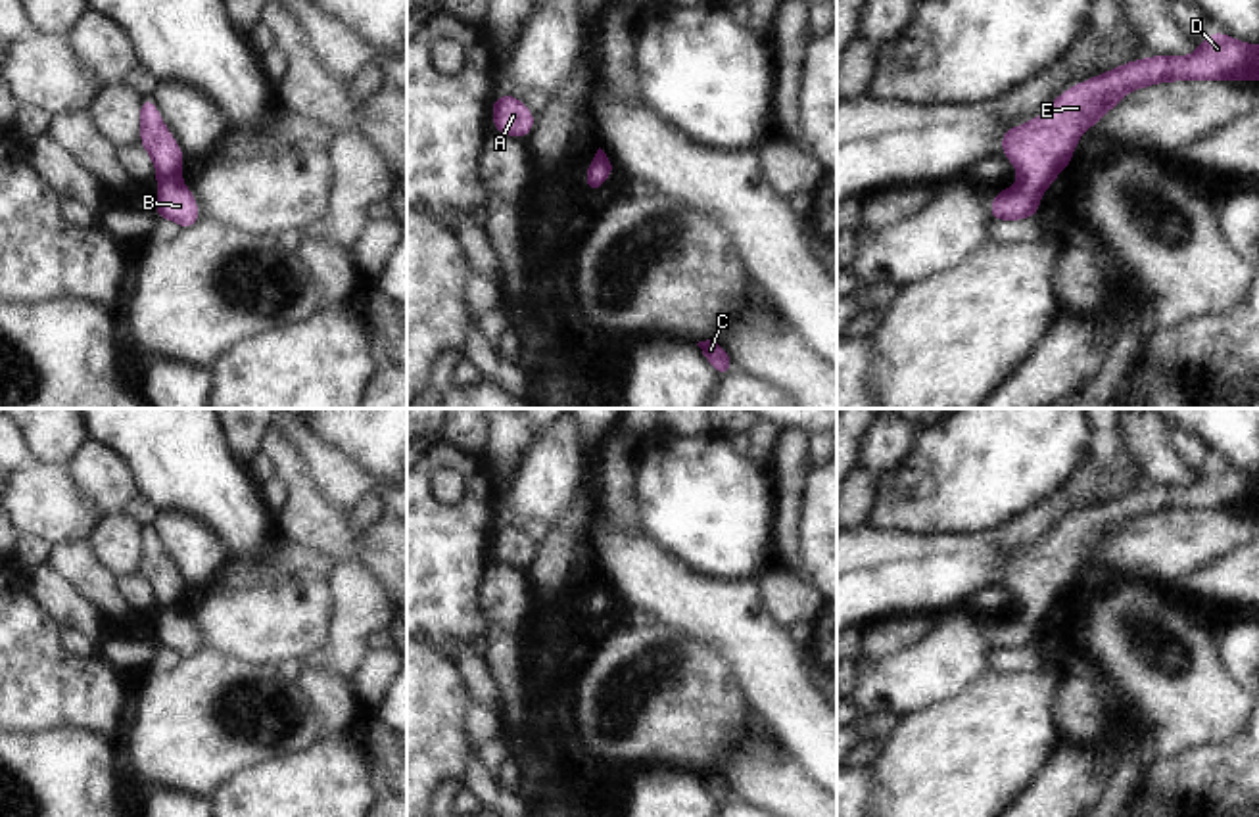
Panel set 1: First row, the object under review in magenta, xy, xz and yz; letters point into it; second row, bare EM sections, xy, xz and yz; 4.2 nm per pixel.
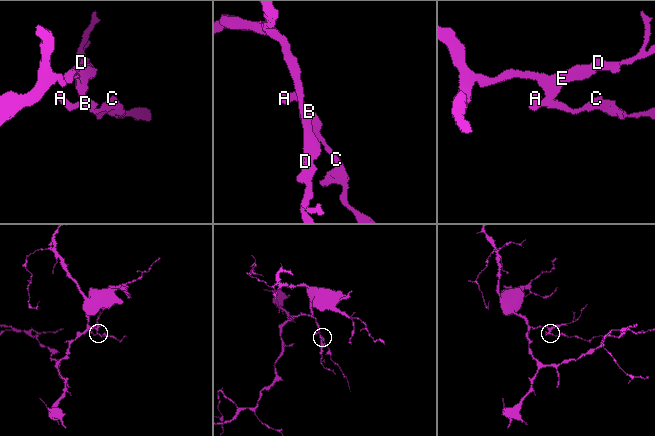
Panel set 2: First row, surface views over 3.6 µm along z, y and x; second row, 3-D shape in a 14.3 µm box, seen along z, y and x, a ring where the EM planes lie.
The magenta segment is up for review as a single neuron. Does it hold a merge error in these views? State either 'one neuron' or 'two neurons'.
one neuron

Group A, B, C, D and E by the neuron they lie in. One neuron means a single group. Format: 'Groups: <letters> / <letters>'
Groups: A B C D E.

